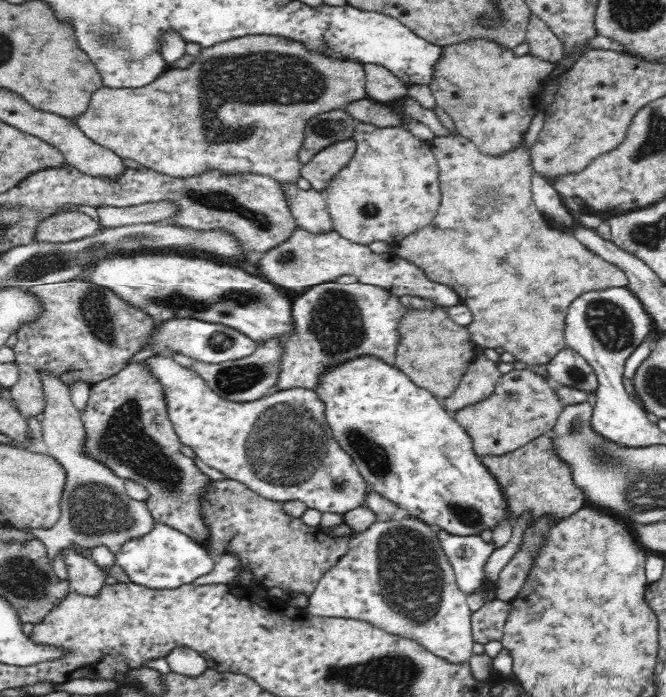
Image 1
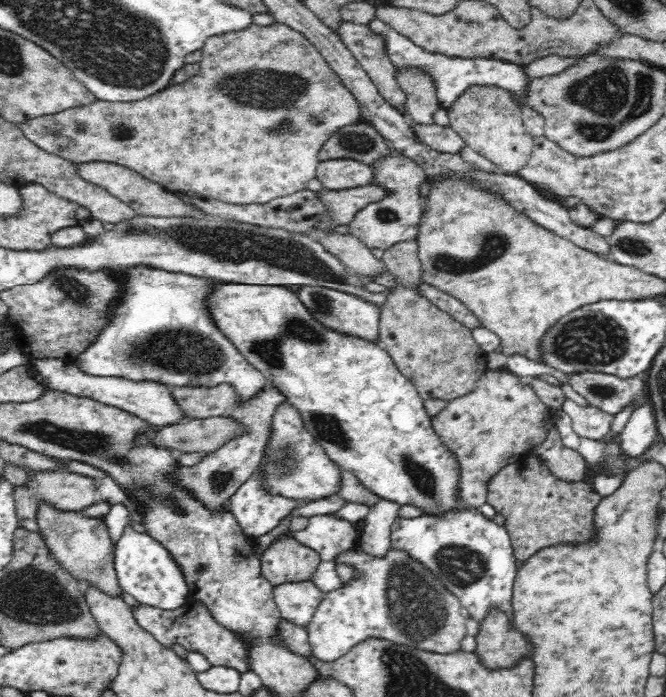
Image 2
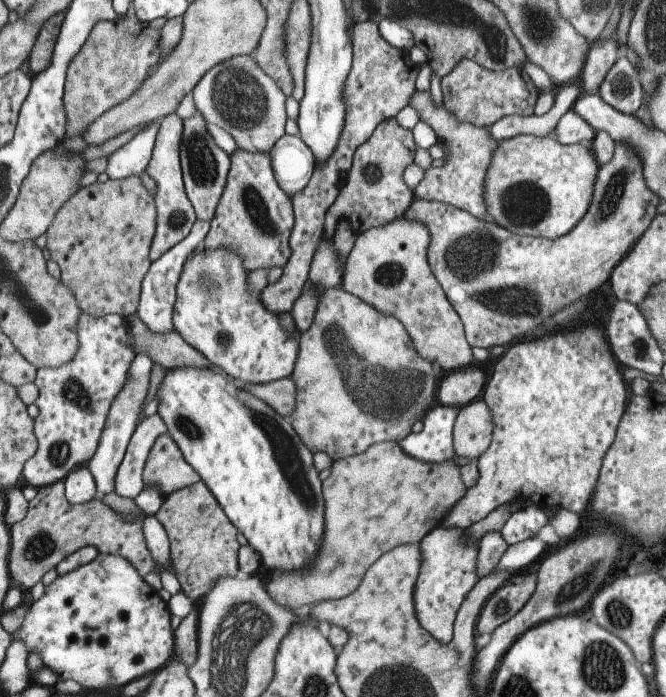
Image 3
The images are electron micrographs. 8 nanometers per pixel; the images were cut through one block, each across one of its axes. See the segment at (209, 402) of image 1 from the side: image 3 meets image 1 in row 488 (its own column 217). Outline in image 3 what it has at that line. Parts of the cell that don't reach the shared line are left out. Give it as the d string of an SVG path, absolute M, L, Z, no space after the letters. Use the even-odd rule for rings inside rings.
M197 248L193 256L185 262L181 278L177 282L177 300L173 306L175 332L197 352L201 352L213 368L221 370L239 384L267 384L289 378L299 352L299 332L293 328L291 334L285 334L279 324L279 318L265 310L259 302L259 294L247 290L245 278L247 272L243 270L243 262L237 254L229 250L205 252L205 248Z

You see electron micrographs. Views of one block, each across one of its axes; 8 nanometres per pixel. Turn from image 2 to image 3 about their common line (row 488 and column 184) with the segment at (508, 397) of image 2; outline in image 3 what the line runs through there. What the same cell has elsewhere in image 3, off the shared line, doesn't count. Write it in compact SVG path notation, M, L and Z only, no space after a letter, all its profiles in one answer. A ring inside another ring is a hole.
M167 432L161 434L147 456L143 468L143 488L157 486L165 498L171 492L193 486L199 480L199 474L183 460L183 454L173 438Z

